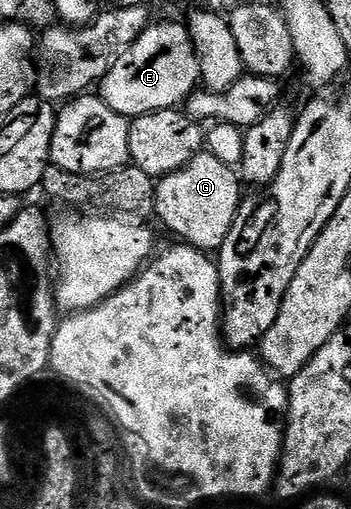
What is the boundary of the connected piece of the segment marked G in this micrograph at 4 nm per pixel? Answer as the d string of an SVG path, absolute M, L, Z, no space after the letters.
M207 149L201 150L199 155L194 156L186 165L182 165L174 173L159 176L156 183L156 205L154 208L155 218L160 218L160 223L168 231L177 235L177 240L183 241L189 247L205 253L219 252L224 243L226 233L234 225L236 210L242 202L242 180L231 166L224 164L218 157L211 154Z

